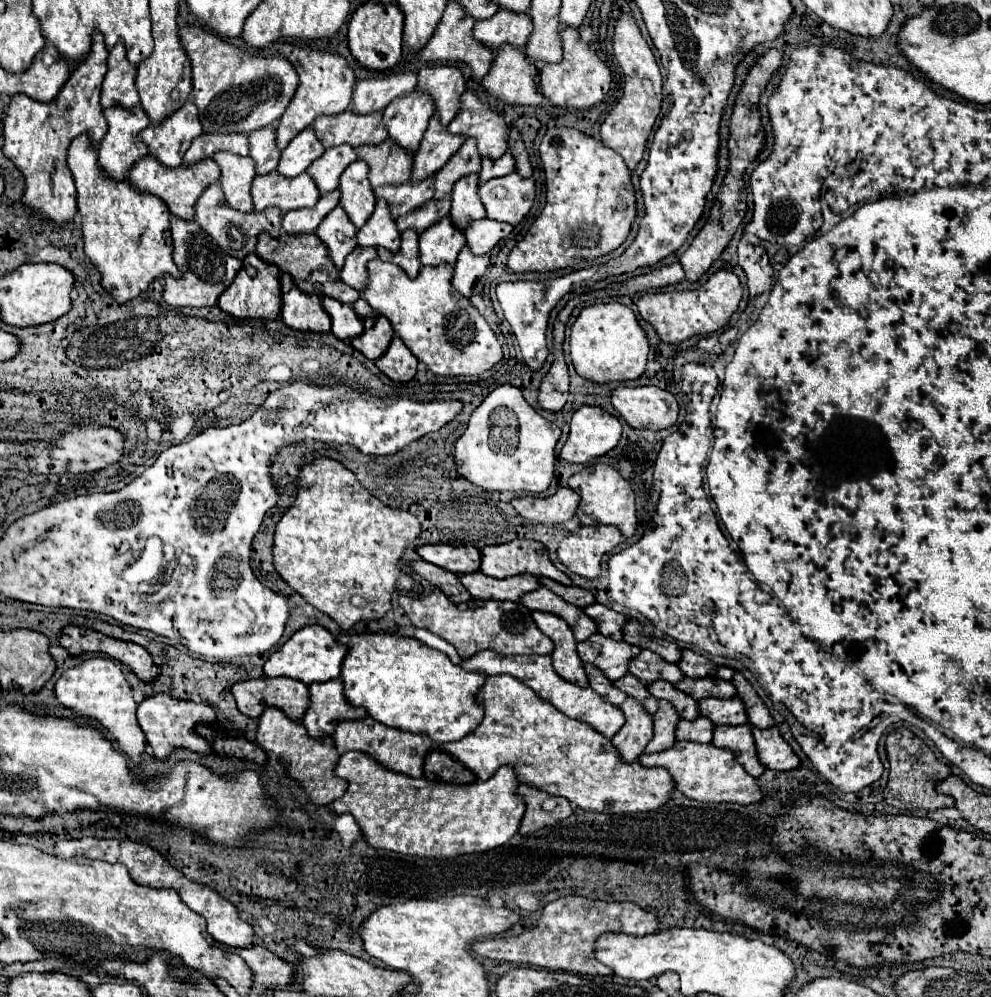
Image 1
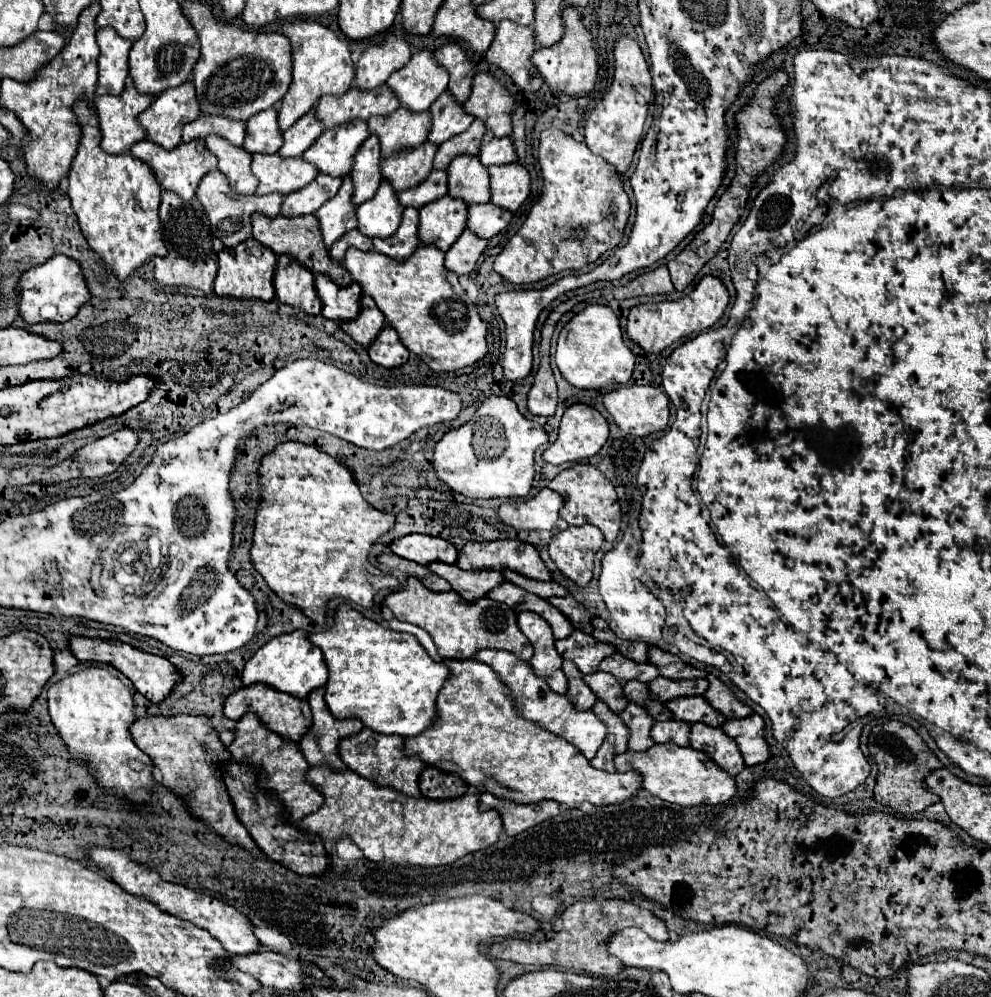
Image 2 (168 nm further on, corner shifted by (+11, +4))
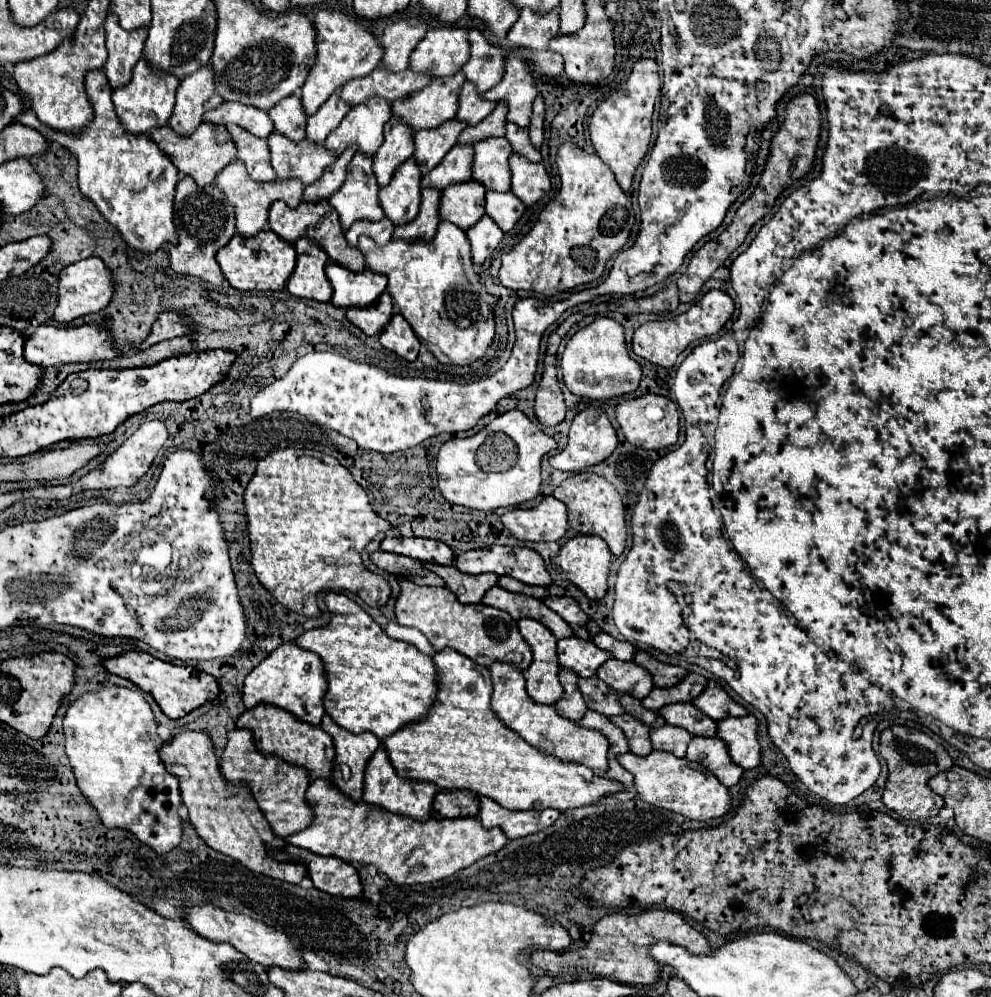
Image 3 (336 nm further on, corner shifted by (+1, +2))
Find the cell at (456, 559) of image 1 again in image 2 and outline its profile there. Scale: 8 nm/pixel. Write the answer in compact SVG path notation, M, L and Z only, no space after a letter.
M412 533L406 537L394 539L390 543L390 549L398 557L416 561L420 565L428 565L432 561L456 563L456 557L458 557L458 551L454 549L454 545L450 541L440 539L440 537L420 535L420 533Z

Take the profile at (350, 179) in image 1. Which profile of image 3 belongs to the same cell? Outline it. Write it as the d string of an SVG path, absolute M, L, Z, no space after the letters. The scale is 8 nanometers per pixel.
M390 119L384 125L384 143L372 157L374 163L374 175L380 187L388 185L394 171L410 159L414 153L414 143L412 143L412 131L402 125L398 119Z

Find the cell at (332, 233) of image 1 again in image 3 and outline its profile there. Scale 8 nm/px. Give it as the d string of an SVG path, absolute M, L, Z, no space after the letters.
M356 153L354 159L350 161L348 165L348 175L346 175L346 181L342 185L342 189L338 189L338 193L334 193L334 197L330 197L328 201L336 213L340 215L340 223L342 223L342 231L348 231L352 223L356 221L380 221L384 217L384 211L378 203L378 183L376 183L376 177L372 173L372 159L362 155L362 153Z

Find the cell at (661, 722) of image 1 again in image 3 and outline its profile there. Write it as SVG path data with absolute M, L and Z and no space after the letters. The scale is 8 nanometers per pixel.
M628 713L618 715L618 717L610 717L610 721L626 733L632 753L636 753L636 755L652 753L652 743L648 737L648 733L650 733L648 725L642 725L642 721L638 721L636 717L630 717Z

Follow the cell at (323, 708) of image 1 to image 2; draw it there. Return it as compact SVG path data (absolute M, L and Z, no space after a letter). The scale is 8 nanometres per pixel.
M322 689L312 691L308 697L308 703L312 709L314 725L300 741L300 749L302 749L308 765L310 767L328 765L332 771L348 769L338 755L338 745L342 739L360 733L364 729L362 721L360 719L348 719L348 721L334 719L324 703Z

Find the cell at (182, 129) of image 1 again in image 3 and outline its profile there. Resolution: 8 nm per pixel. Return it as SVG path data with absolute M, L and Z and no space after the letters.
M204 65L198 69L198 73L184 77L176 93L176 107L172 111L168 127L182 137L194 133L202 123L202 115L222 103L222 97L214 91L214 73L210 65Z

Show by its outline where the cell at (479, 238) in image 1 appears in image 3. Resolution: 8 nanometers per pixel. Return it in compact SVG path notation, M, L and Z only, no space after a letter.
M486 193L486 215L506 233L524 213L524 203L512 193Z

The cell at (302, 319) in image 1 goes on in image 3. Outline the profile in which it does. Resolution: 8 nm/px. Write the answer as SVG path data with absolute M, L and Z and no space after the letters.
M298 239L294 243L294 249L298 253L298 259L294 273L286 283L288 291L300 299L330 303L332 285L324 273L324 267L328 263L326 253L314 241L308 239Z

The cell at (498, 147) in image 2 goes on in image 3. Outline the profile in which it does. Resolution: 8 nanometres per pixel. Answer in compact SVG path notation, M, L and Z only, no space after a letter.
M508 123L508 125L506 125L506 139L510 141L512 151L518 153L520 157L526 157L526 159L532 161L532 163L538 163L538 161L540 161L540 153L538 153L538 149L532 147L526 129L518 129L518 125Z

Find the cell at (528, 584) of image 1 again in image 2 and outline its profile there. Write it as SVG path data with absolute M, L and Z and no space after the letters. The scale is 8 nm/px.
M438 561L430 563L428 569L446 579L452 585L452 591L456 591L466 601L486 597L488 589L504 583L504 575L500 575L500 571L460 571L456 565L446 565Z

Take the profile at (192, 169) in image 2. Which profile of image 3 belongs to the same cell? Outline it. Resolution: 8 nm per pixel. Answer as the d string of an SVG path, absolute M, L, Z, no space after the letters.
M202 123L190 137L180 137L176 135L170 127L160 127L160 129L154 129L154 133L150 133L150 139L170 157L170 161L176 165L176 169L182 173L182 175L188 175L196 181L198 187L206 187L210 185L216 175L236 159L236 147L226 131L226 127L222 125L208 125L208 123Z

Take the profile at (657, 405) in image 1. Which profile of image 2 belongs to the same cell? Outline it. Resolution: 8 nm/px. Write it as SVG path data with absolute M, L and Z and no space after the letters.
M626 385L616 391L604 395L604 407L612 415L614 423L628 435L646 437L650 433L664 431L668 425L668 395L656 387L640 387L640 385Z

